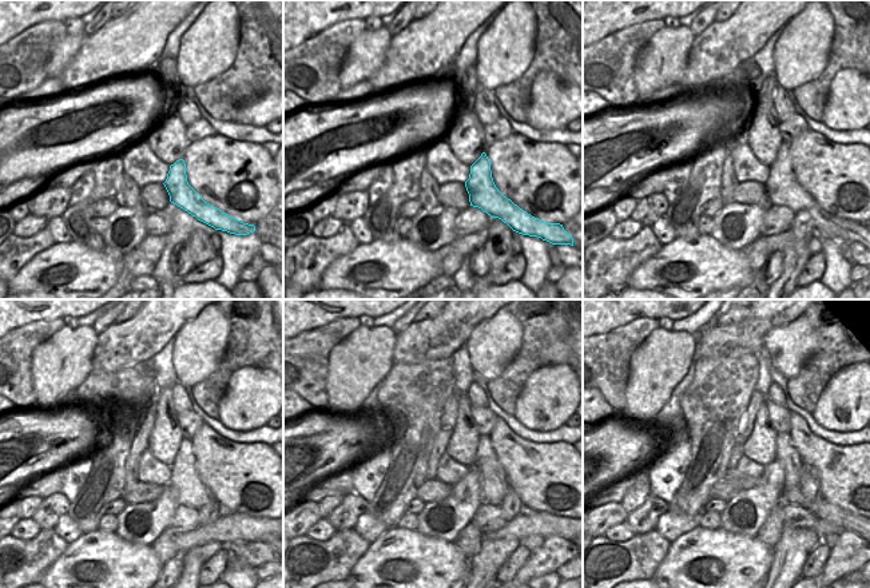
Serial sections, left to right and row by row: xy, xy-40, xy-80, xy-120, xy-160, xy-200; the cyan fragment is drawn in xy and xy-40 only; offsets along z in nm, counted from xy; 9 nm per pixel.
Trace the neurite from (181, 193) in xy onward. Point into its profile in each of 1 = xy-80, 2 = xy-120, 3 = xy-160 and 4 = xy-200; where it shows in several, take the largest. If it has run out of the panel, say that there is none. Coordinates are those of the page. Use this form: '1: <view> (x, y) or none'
1: xy-80 (782, 186)
2: xy-120 (190, 491)
3: xy-160 (495, 485)
4: xy-200 (786, 453)

